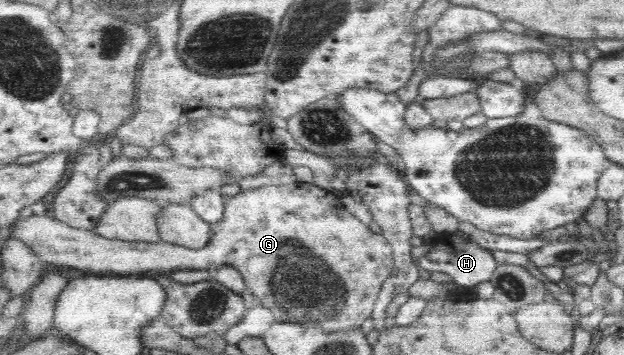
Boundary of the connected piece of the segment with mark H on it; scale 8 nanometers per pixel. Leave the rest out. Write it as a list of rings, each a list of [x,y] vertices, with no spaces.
[[[443,234],[438,236],[431,244],[432,249],[419,257],[418,269],[423,268],[425,271],[446,273],[457,287],[462,287],[463,289],[490,281],[498,265],[490,250],[482,248],[471,239],[465,240],[465,238],[461,238],[457,234]]]

